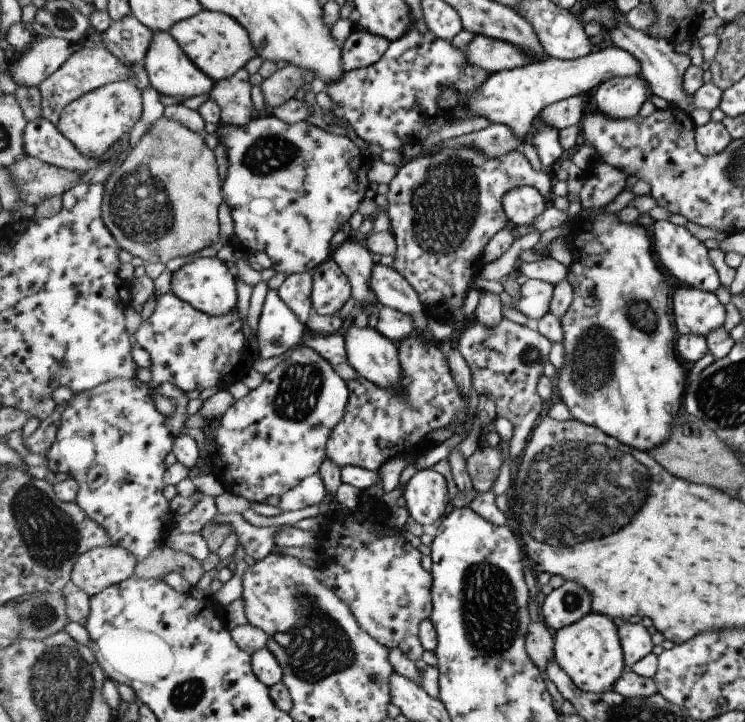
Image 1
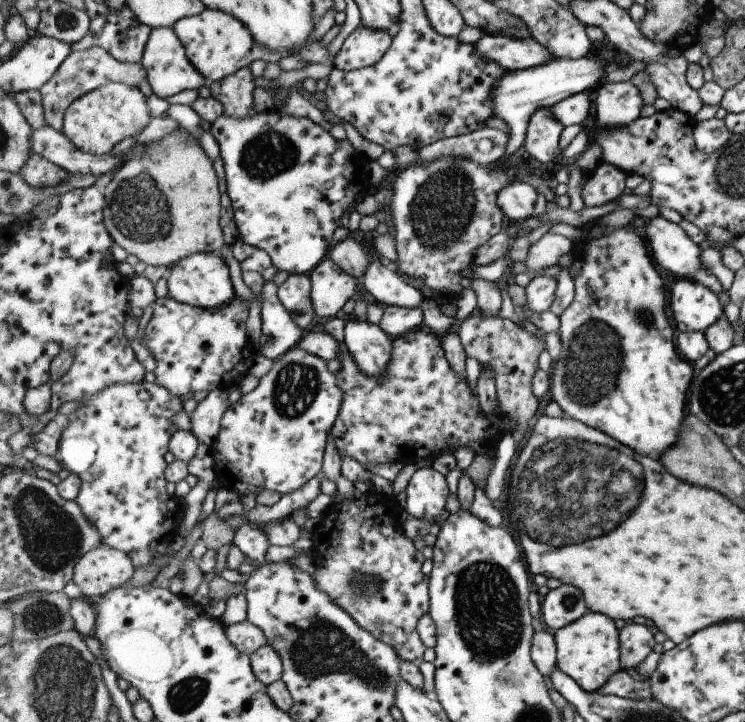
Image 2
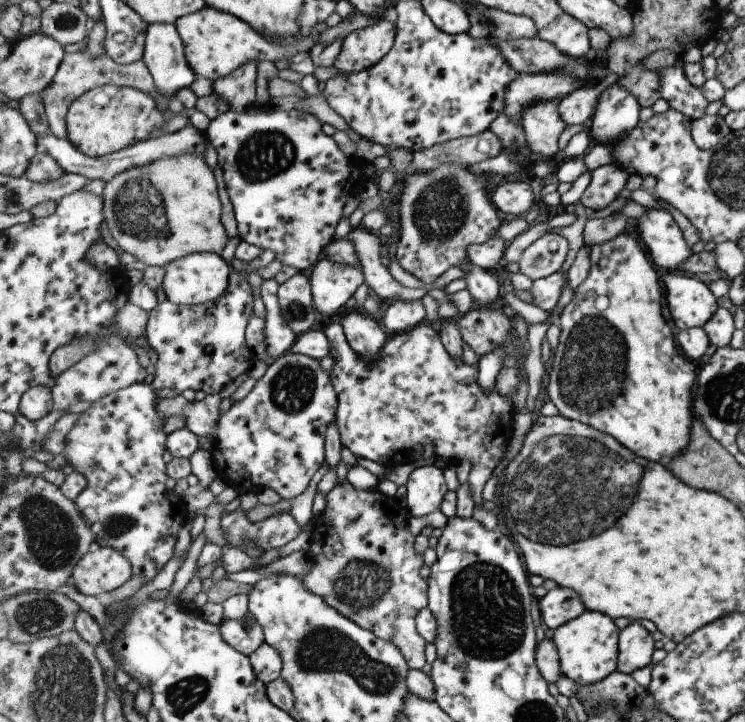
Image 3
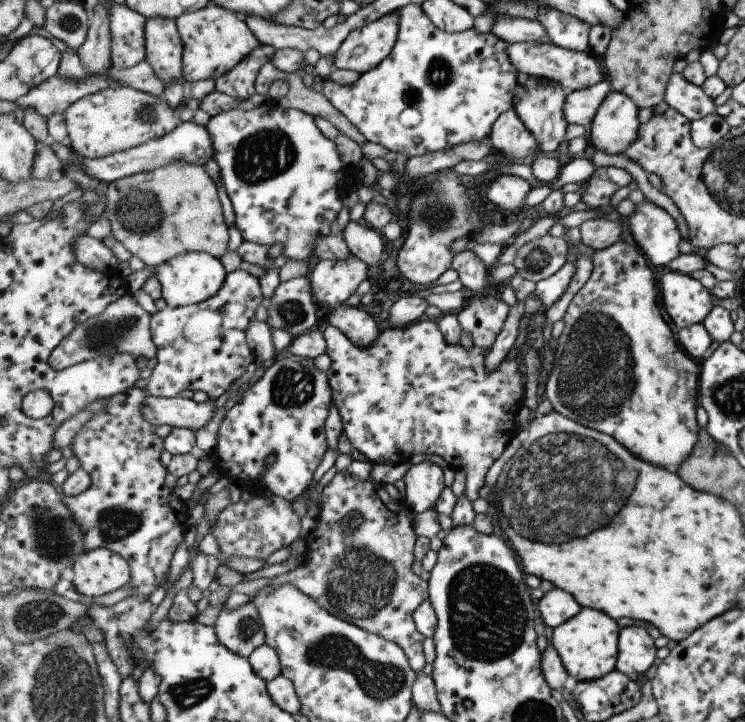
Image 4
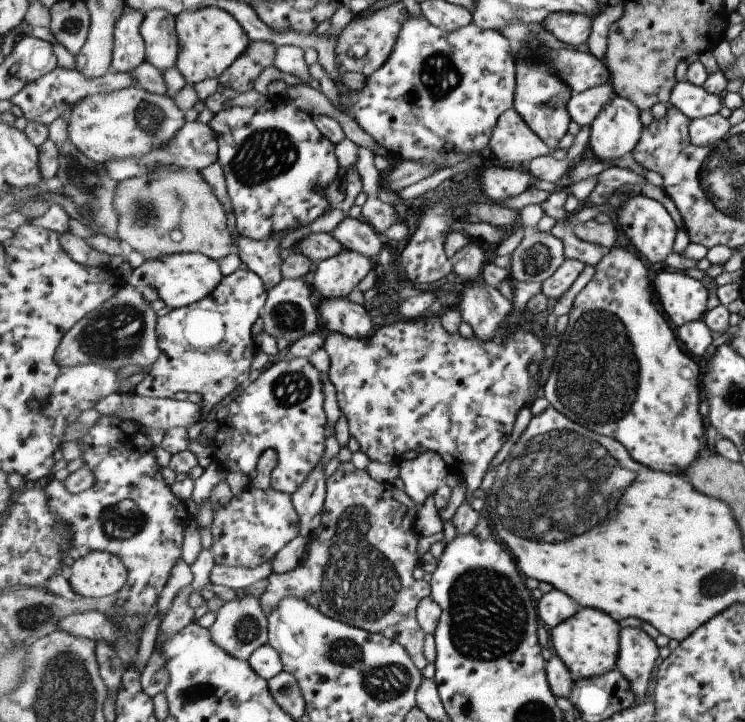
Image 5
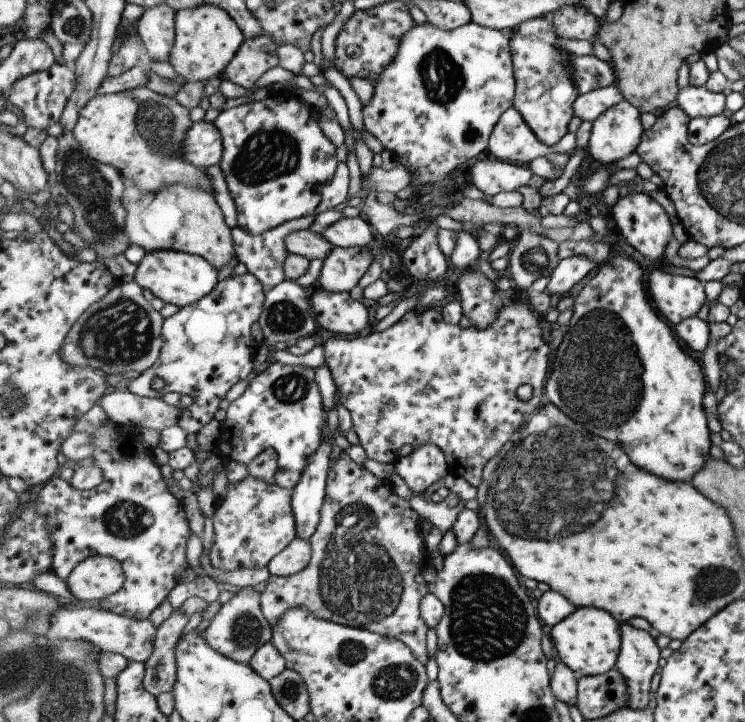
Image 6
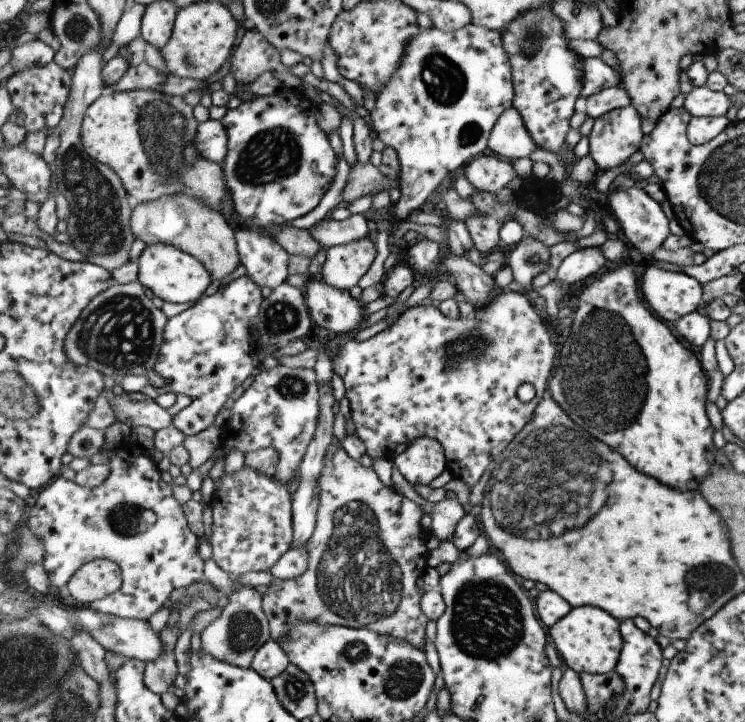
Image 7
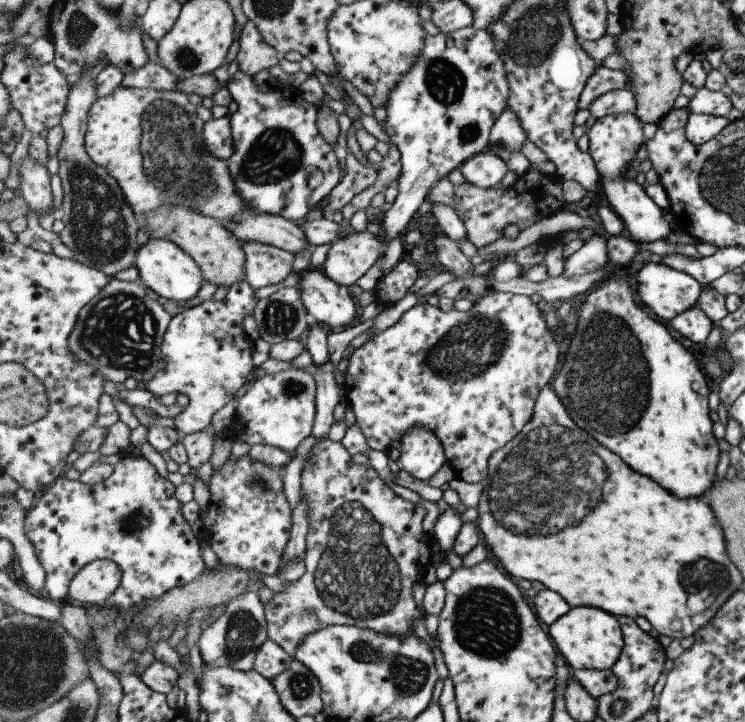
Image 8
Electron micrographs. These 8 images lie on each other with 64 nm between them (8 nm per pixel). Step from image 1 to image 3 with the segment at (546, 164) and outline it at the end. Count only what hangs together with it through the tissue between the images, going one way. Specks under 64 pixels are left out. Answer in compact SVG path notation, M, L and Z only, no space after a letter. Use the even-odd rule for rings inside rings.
M555 98L535 102L523 114L522 124L527 134L529 150L543 156L543 159L561 159L559 138L568 125L559 110L561 101L561 98Z

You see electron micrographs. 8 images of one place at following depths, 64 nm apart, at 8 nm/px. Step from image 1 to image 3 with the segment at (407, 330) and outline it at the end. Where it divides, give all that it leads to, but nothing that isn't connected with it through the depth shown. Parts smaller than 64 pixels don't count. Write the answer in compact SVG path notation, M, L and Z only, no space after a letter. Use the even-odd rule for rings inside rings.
M397 300L388 307L382 322L392 335L401 334L426 322L425 308L421 300Z

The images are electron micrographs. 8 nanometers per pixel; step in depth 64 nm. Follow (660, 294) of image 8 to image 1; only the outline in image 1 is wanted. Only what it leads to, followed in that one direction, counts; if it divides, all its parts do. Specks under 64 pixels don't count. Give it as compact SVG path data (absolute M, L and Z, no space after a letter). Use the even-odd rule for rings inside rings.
M684 285L675 289L672 312L681 335L689 333L705 337L711 330L723 326L725 320L725 310L715 294L695 286Z

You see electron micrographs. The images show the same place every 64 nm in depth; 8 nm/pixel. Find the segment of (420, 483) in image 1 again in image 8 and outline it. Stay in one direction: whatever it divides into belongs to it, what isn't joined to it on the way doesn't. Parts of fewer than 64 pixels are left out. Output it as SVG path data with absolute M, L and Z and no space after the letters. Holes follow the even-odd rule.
M423 428L414 429L401 440L400 469L417 481L429 481L447 463L442 440Z

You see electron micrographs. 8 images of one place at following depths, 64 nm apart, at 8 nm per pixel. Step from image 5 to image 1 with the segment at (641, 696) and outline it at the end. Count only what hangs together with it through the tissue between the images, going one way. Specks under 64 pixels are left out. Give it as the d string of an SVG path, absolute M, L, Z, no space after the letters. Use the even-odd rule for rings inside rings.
M645 621L631 624L624 622L619 628L624 654L626 655L626 665L633 666L645 656L653 652L652 631Z

